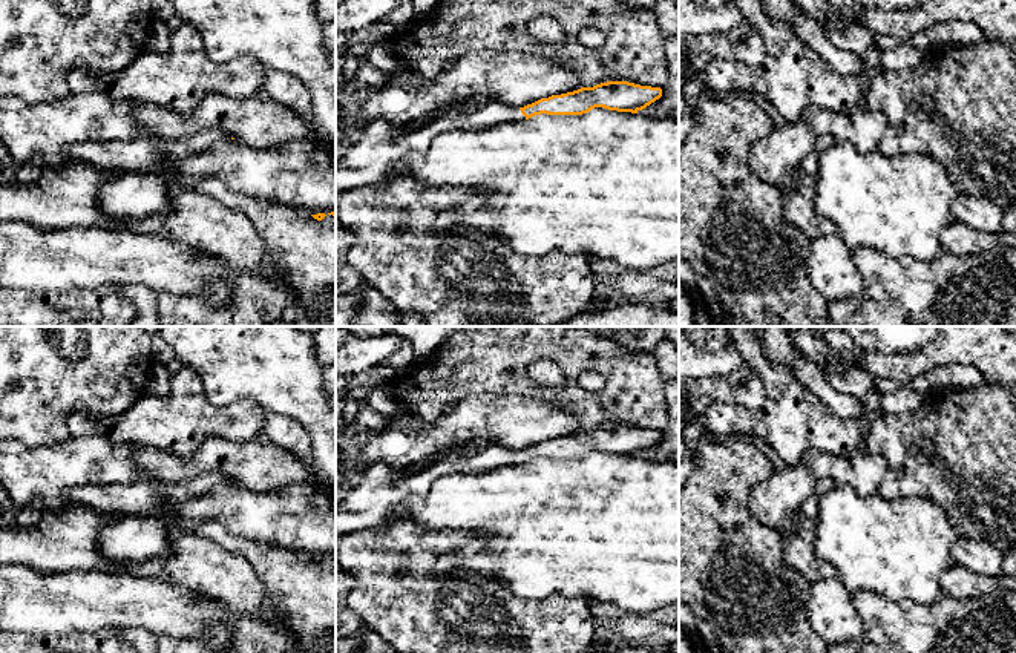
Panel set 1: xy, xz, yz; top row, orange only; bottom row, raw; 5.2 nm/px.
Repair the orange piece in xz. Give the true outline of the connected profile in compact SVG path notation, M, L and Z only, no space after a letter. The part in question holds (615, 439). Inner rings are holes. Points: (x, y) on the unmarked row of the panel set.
M607 425L541 441L519 452L490 443L475 455L441 457L414 472L374 463L362 472L362 480L352 491L336 500L336 537L388 524L405 500L424 498L431 484L443 475L478 475L503 466L521 466L541 457L582 458L595 451L637 457L660 440L660 431Z

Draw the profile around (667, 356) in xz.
M664 340L653 351L653 357L664 379L668 423L660 431L662 440L645 452L637 454L637 457L653 461L671 461L679 451L679 348L670 340Z

